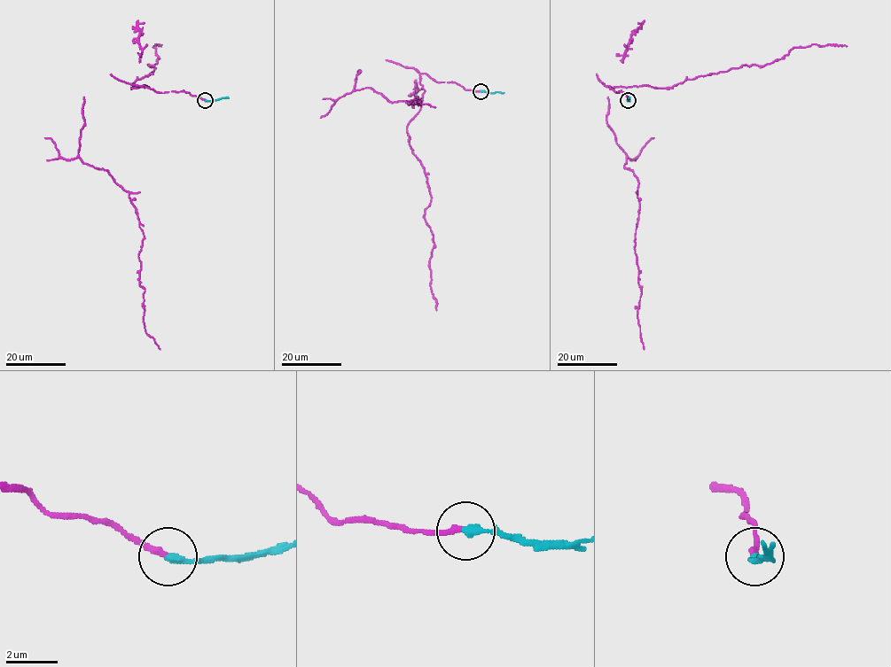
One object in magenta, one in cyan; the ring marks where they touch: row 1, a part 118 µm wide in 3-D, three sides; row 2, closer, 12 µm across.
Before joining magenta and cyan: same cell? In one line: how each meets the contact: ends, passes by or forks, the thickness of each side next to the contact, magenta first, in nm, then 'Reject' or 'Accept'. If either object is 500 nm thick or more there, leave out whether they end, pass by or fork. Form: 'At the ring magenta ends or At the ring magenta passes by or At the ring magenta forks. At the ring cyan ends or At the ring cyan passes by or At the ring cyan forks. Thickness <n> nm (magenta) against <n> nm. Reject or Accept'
At the ring magenta ends. At the ring cyan ends. Thickness 240 nm (magenta) against 280 nm. Reject

